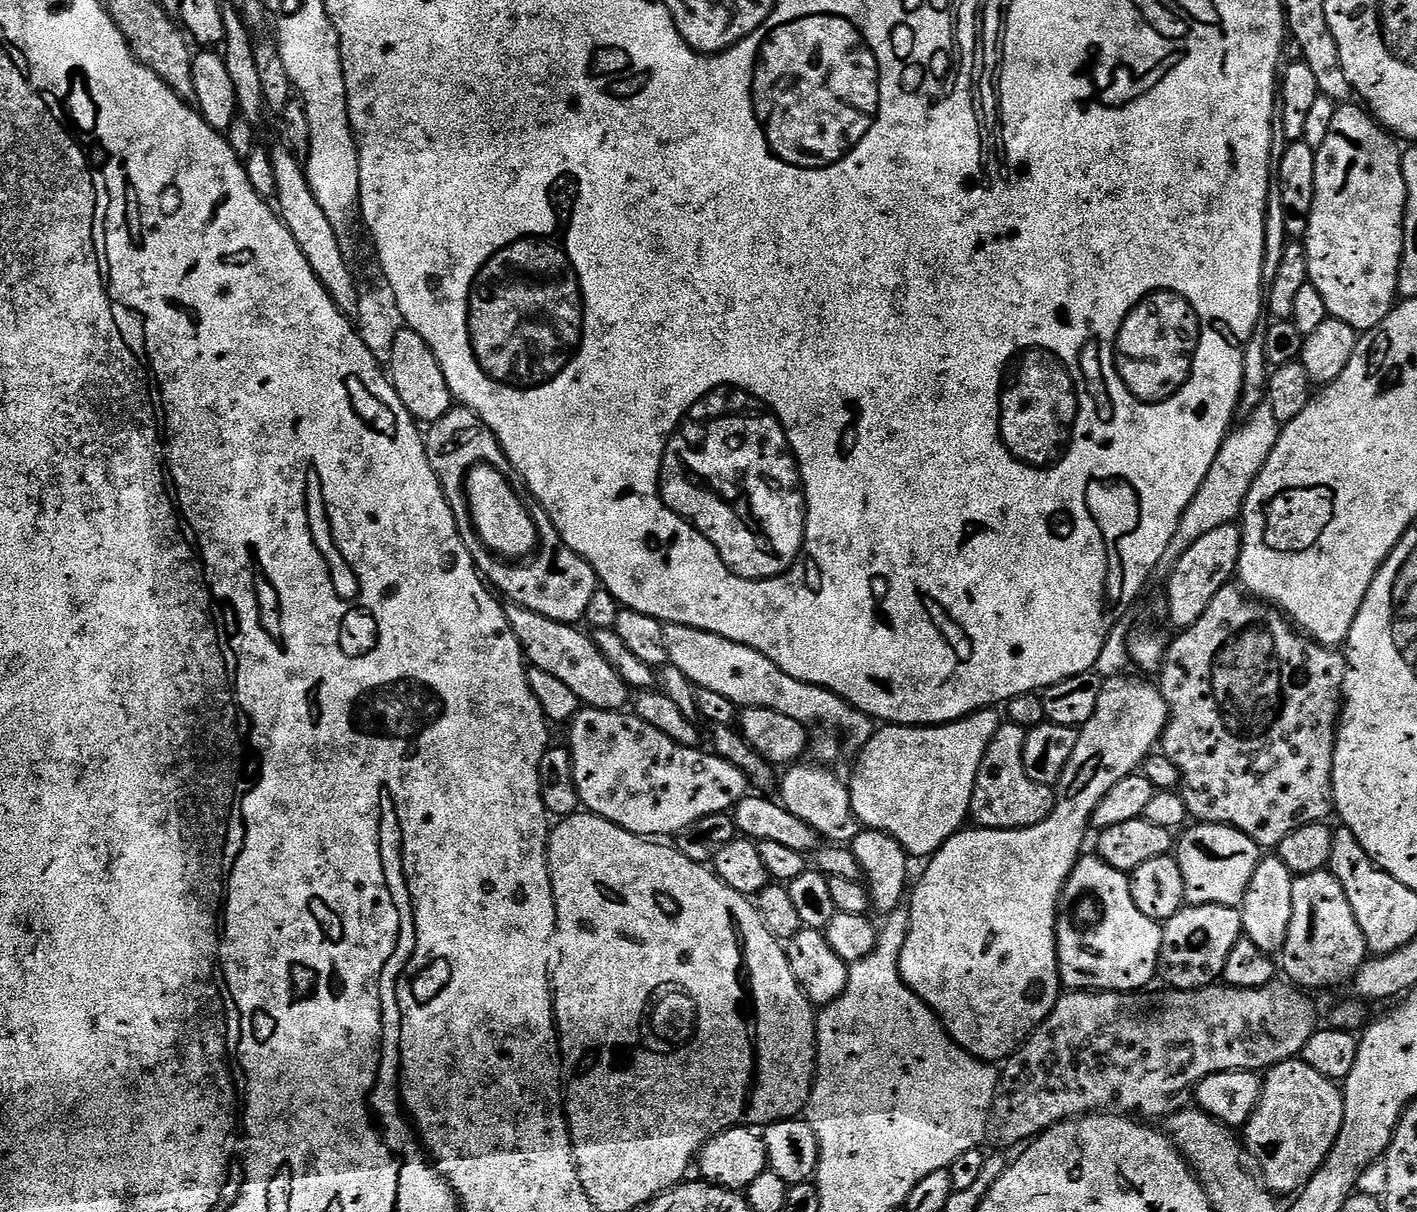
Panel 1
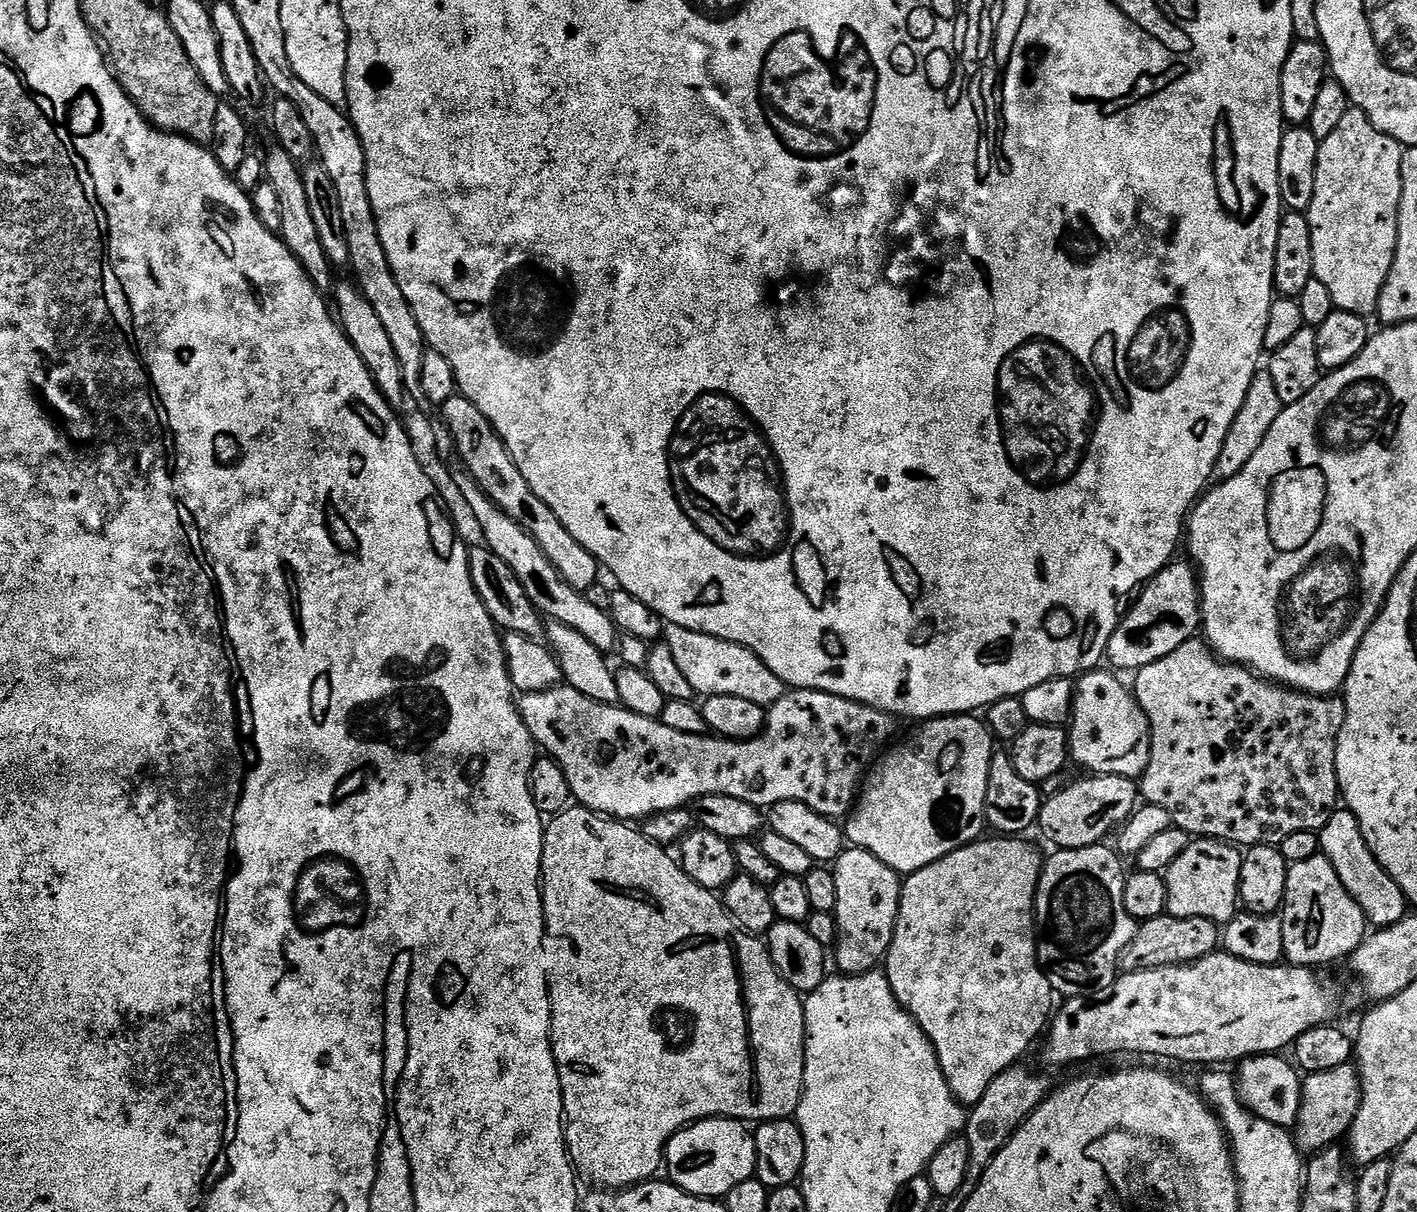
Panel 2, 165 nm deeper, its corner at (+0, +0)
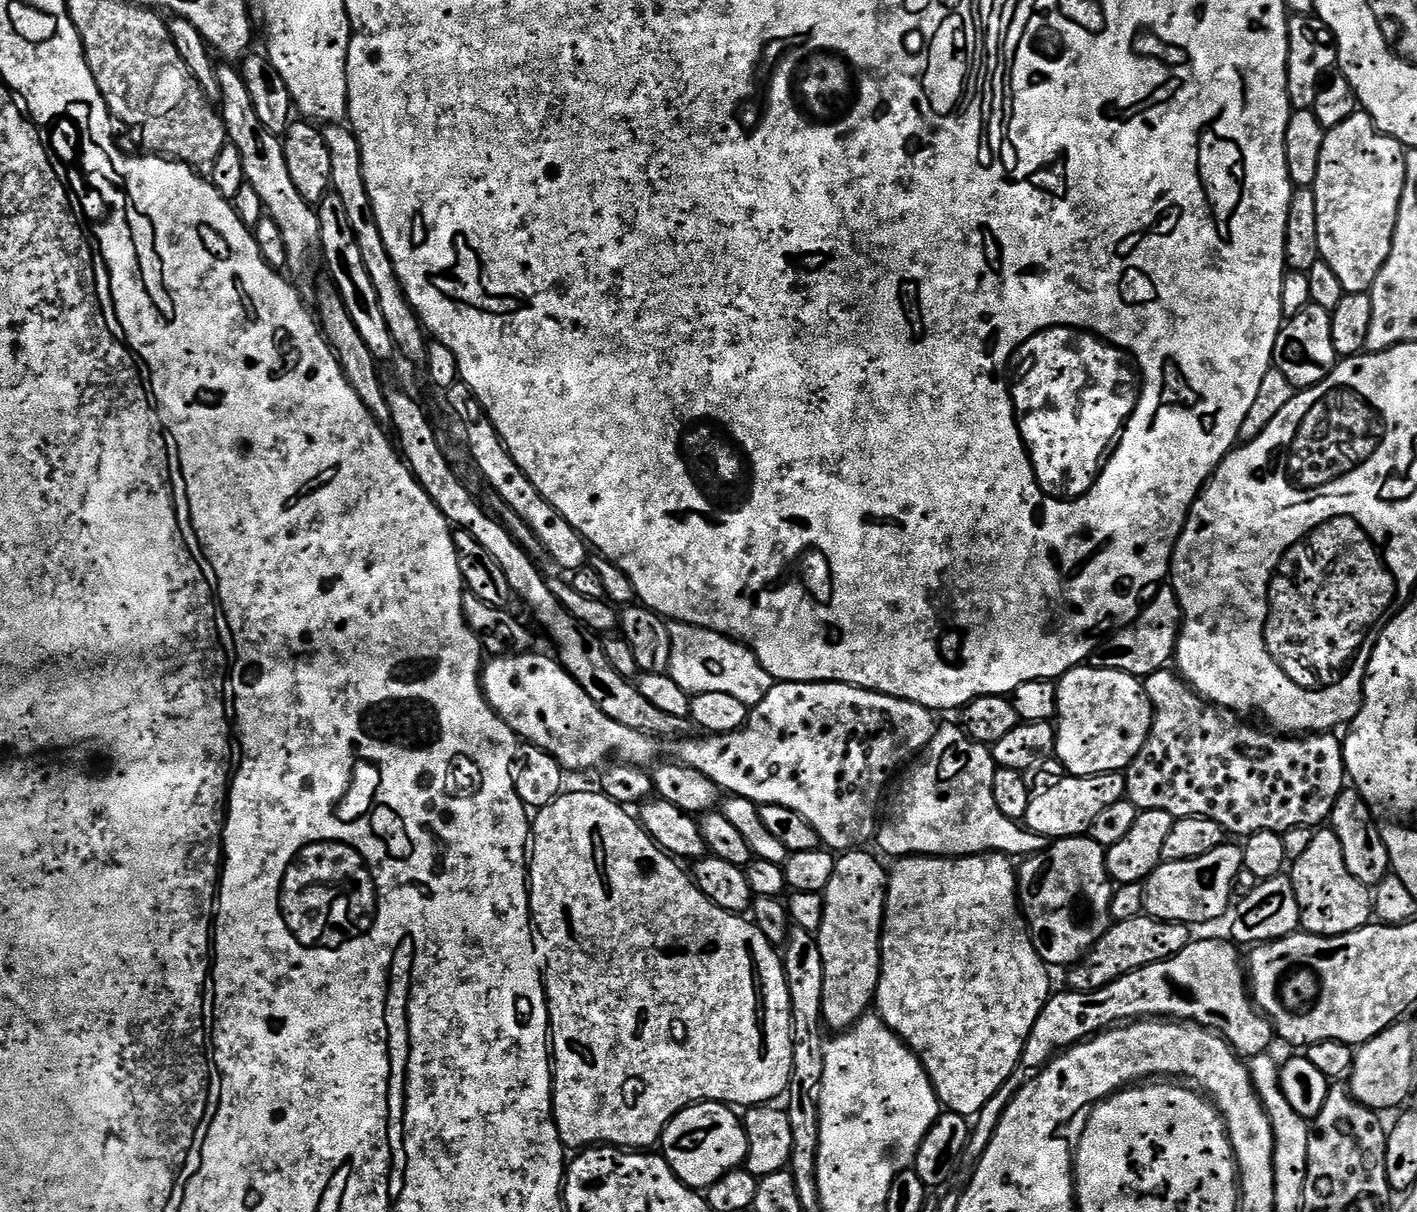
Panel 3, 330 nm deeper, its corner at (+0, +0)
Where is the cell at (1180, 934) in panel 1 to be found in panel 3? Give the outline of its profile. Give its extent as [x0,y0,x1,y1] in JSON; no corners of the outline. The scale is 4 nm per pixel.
[1067,914,1194,992]

